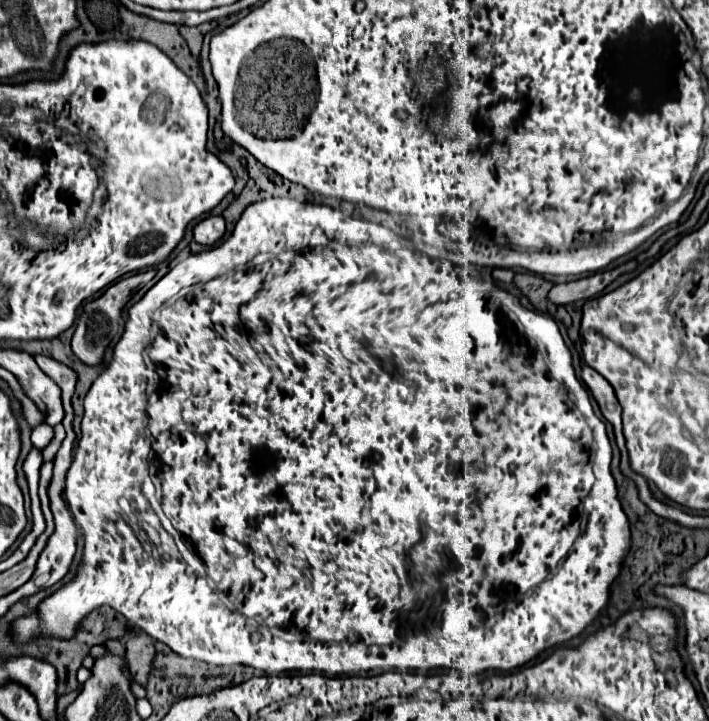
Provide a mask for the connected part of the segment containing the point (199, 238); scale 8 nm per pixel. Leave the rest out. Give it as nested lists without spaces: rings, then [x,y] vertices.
[[[212,216],[212,218],[204,218],[196,228],[194,228],[194,240],[202,246],[212,246],[216,244],[226,232],[224,226],[224,218],[222,216]]]

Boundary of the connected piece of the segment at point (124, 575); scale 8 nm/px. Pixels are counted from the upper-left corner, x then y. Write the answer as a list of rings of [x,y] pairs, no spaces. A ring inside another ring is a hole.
[[[268,198],[268,200],[262,200],[262,202],[250,204],[242,212],[240,220],[236,222],[236,228],[234,228],[232,236],[226,242],[222,242],[220,246],[210,250],[191,254],[184,262],[176,264],[160,282],[156,282],[150,288],[150,292],[138,304],[134,304],[128,310],[126,330],[124,330],[120,342],[114,348],[114,358],[108,364],[108,368],[96,378],[96,382],[92,384],[90,392],[84,398],[82,438],[78,442],[78,450],[74,454],[74,462],[72,462],[68,474],[66,474],[64,494],[66,494],[66,500],[68,500],[68,506],[70,506],[70,510],[74,514],[76,524],[84,530],[84,542],[86,544],[84,544],[82,562],[80,562],[80,566],[76,570],[76,576],[70,582],[62,584],[54,594],[44,598],[38,604],[36,610],[30,610],[28,614],[16,618],[10,624],[8,636],[10,636],[10,640],[14,644],[28,644],[28,642],[38,640],[38,638],[72,640],[80,632],[80,622],[94,608],[106,604],[106,606],[112,606],[116,612],[120,612],[130,624],[134,624],[140,630],[144,630],[146,634],[150,634],[154,640],[166,642],[176,654],[186,656],[186,658],[204,660],[204,662],[216,664],[216,666],[246,664],[246,666],[254,666],[254,668],[258,668],[258,670],[262,670],[266,674],[322,672],[322,674],[328,674],[328,676],[368,674],[368,672],[370,674],[372,672],[380,674],[380,672],[388,672],[388,670],[430,670],[430,668],[456,668],[456,670],[462,670],[466,674],[478,674],[478,672],[484,672],[484,670],[512,670],[516,666],[522,666],[522,664],[530,662],[532,658],[536,658],[542,650],[578,636],[596,618],[596,614],[606,606],[608,586],[618,576],[620,562],[622,562],[622,558],[624,558],[624,554],[628,550],[630,524],[628,524],[626,514],[622,512],[622,506],[620,506],[620,500],[618,500],[616,482],[611,473],[612,447],[605,423],[595,415],[589,393],[587,389],[584,389],[575,374],[574,368],[572,368],[572,358],[570,358],[570,352],[568,352],[568,348],[566,348],[566,344],[564,344],[564,340],[560,336],[558,326],[554,324],[554,320],[550,316],[538,316],[538,314],[532,312],[526,318],[526,322],[528,322],[528,326],[536,326],[538,324],[536,334],[534,334],[536,342],[532,342],[532,338],[524,338],[524,342],[516,342],[516,338],[512,338],[512,342],[508,342],[508,334],[504,334],[504,322],[524,322],[524,320],[520,320],[516,316],[516,310],[512,310],[508,306],[510,302],[502,302],[502,298],[512,300],[506,292],[498,290],[492,282],[486,282],[482,278],[470,276],[470,266],[460,266],[460,264],[450,262],[448,254],[444,250],[434,250],[434,254],[428,256],[428,254],[420,252],[410,240],[404,240],[404,238],[396,236],[394,232],[390,232],[386,228],[384,228],[384,234],[388,234],[388,238],[380,238],[380,224],[358,220],[358,218],[350,218],[350,216],[342,214],[340,210],[332,210],[330,206],[304,204],[304,202],[290,200],[290,198]],[[190,286],[194,286],[190,292],[178,294],[180,290],[190,288]],[[154,340],[156,342],[158,340],[166,342],[166,348],[164,346],[154,346],[154,360],[150,360],[148,354],[150,354],[150,348],[152,348]],[[144,412],[148,414],[147,425],[150,428],[150,433],[147,433],[147,427],[144,428]],[[151,451],[152,481],[148,470],[148,456],[150,456]],[[154,486],[156,486],[158,499],[155,496]],[[134,507],[135,511],[144,515],[145,523],[138,524],[140,529],[132,529],[127,524],[127,516],[134,515]],[[162,510],[170,518],[172,526],[182,536],[186,536],[184,540],[192,548],[189,552],[189,563],[187,563],[181,553],[168,556],[168,554],[162,552],[160,532],[152,526],[152,514],[158,516],[157,514],[163,514]],[[584,511],[590,513],[588,514],[588,520],[586,520],[588,528],[584,528],[584,532],[580,532],[580,514],[584,514]],[[256,564],[264,564],[264,572],[260,568],[256,568]]]

